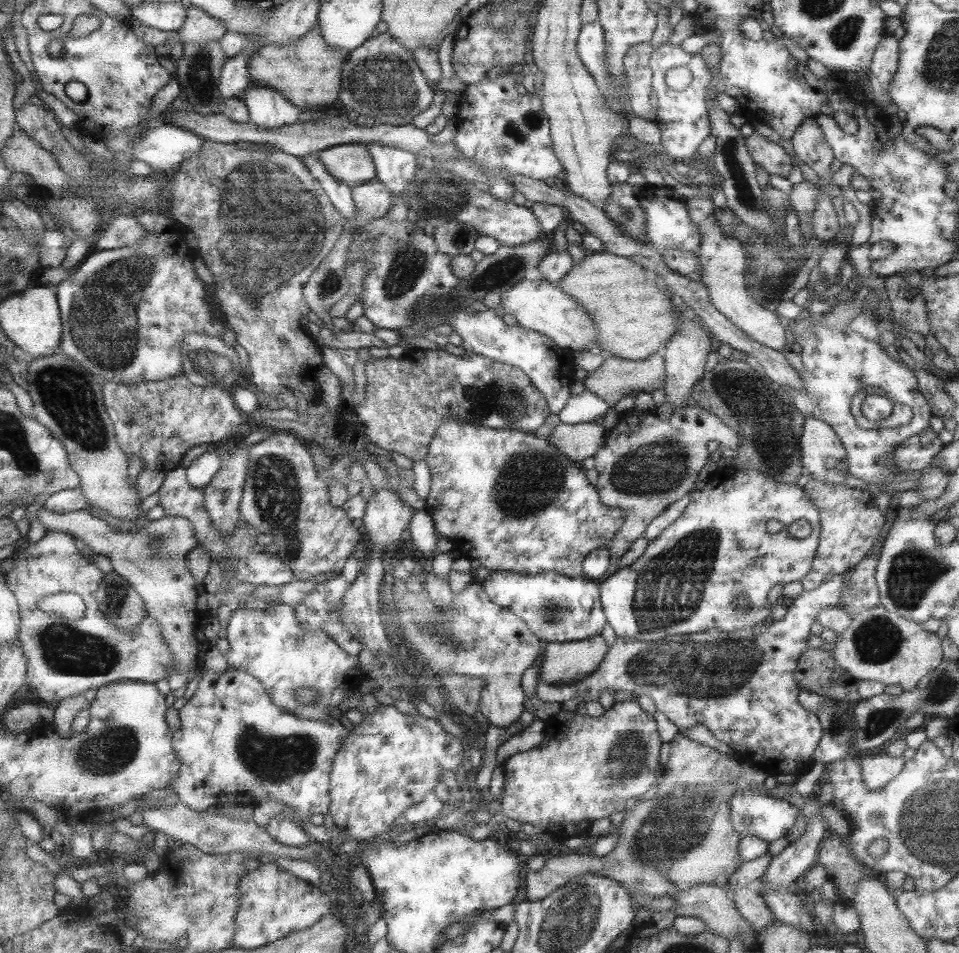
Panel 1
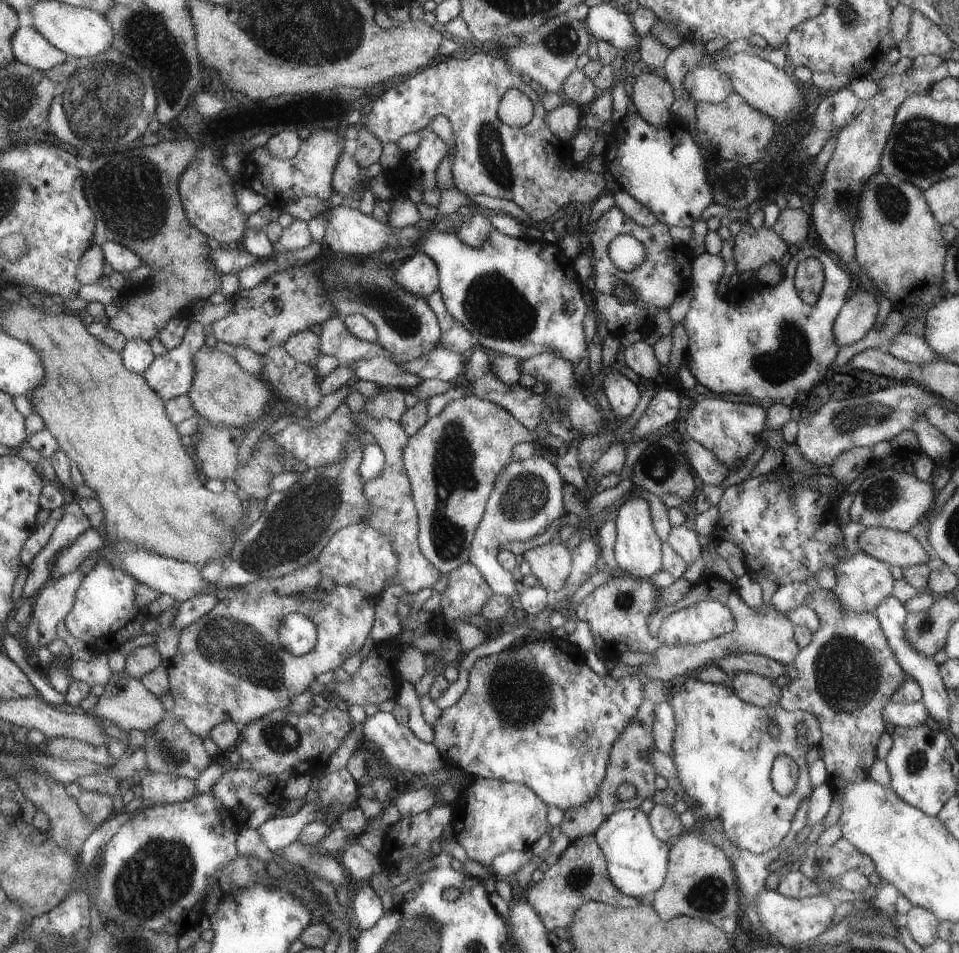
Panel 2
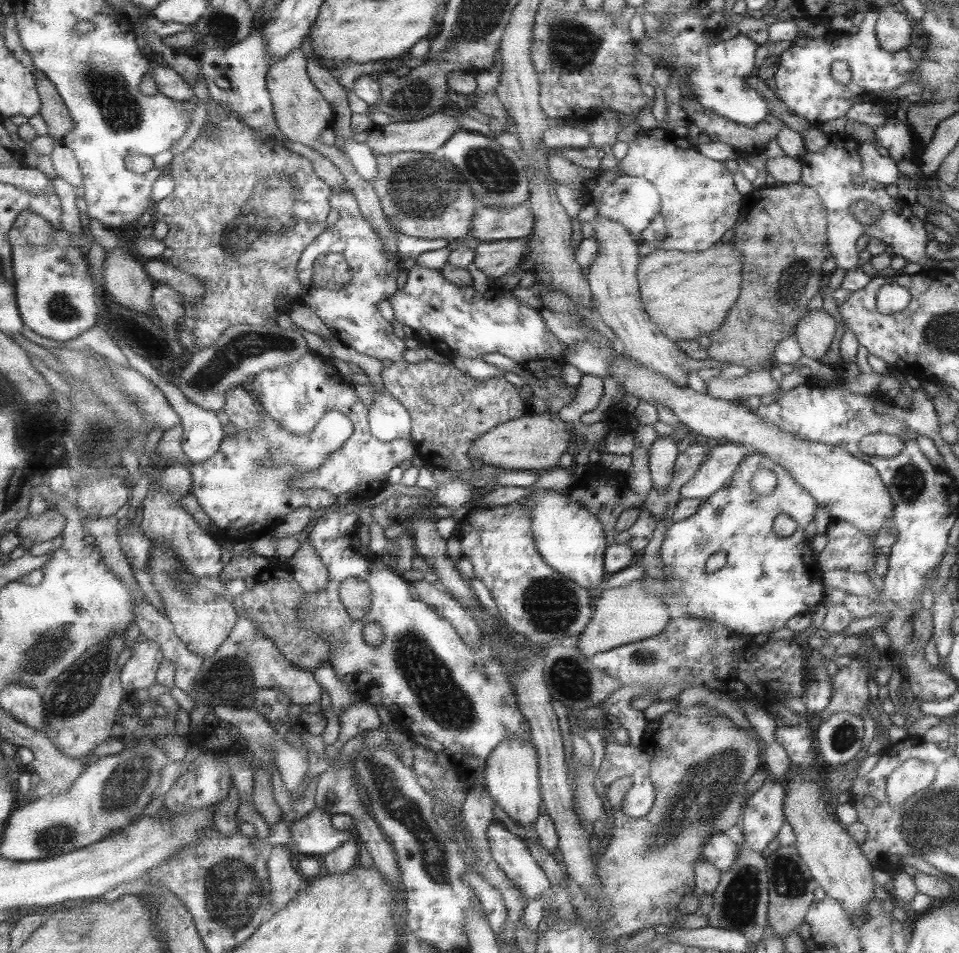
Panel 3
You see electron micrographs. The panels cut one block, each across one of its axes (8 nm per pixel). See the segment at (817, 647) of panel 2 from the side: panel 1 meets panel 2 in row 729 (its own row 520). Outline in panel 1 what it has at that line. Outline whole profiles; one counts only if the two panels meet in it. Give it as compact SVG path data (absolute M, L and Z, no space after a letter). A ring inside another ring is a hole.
M810 479L802 490L817 508L820 526L811 568L800 580L802 590L808 591L819 586L827 574L843 574L855 566L875 543L883 521L870 495L862 487L846 488L844 484L822 484Z

